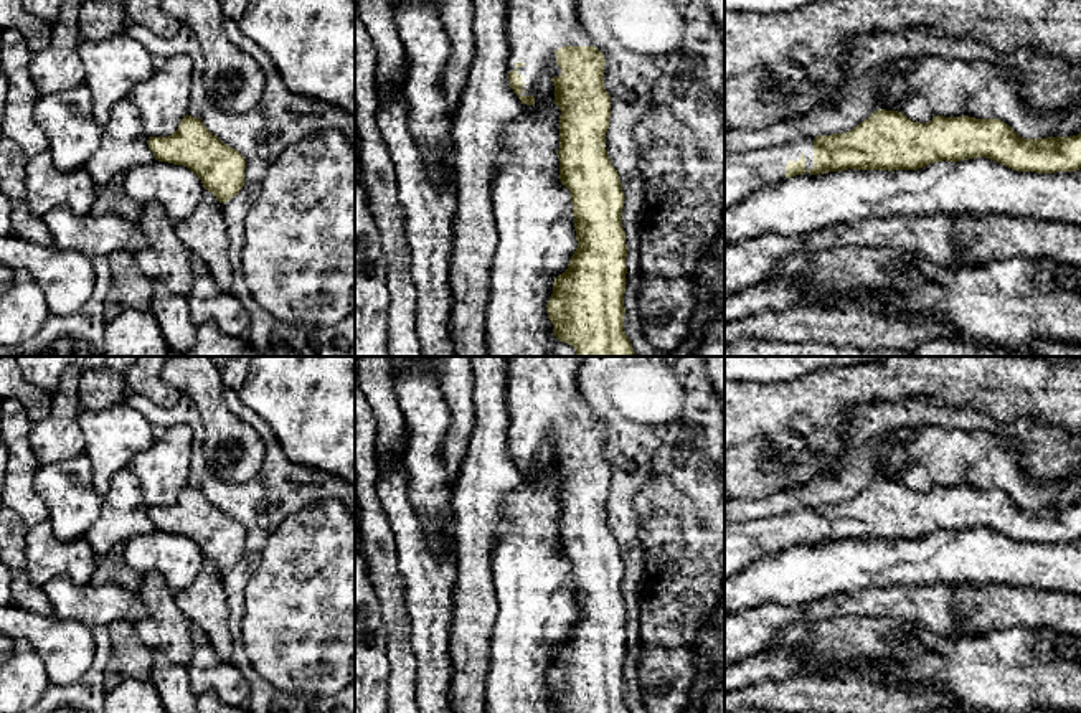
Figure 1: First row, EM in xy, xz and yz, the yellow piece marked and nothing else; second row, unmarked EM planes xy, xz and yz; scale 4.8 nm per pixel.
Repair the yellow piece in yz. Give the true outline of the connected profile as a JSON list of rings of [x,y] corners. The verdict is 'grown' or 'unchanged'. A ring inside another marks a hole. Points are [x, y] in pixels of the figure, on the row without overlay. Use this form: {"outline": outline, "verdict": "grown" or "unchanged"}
{"outline": [[[878,479],[848,502],[725,522],[725,578],[795,545],[842,540],[918,540],[934,531],[990,528],[1017,541],[1076,541],[1081,503],[1023,508],[1000,489],[934,485],[921,493]]], "verdict": "grown"}

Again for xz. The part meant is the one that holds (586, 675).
{"outline": [[[508,356],[508,451],[522,474],[533,475],[536,456],[550,447],[561,480],[559,550],[571,563],[578,617],[568,639],[555,649],[546,675],[553,705],[564,713],[630,713],[624,701],[627,616],[621,586],[625,568],[606,520],[611,487],[602,449],[606,429],[578,390],[579,365],[581,356]]], "verdict": "grown"}

